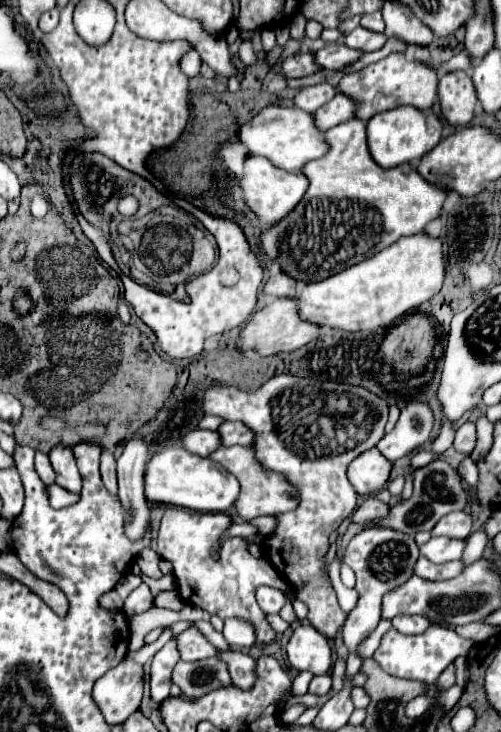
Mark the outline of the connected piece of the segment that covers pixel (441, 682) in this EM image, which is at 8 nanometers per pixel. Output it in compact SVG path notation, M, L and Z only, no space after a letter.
M450 664L450 666L442 672L442 676L438 678L438 686L448 688L448 686L454 686L454 684L456 684L456 666Z

